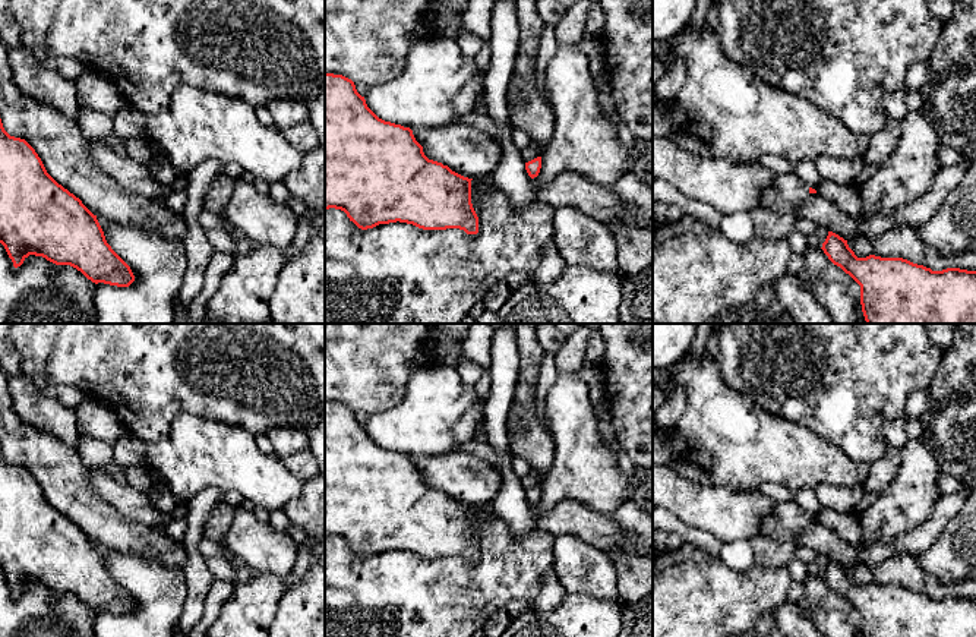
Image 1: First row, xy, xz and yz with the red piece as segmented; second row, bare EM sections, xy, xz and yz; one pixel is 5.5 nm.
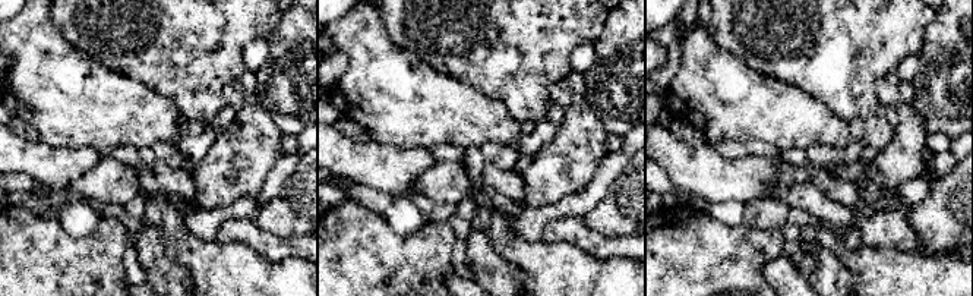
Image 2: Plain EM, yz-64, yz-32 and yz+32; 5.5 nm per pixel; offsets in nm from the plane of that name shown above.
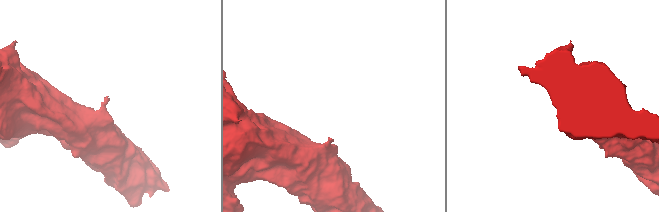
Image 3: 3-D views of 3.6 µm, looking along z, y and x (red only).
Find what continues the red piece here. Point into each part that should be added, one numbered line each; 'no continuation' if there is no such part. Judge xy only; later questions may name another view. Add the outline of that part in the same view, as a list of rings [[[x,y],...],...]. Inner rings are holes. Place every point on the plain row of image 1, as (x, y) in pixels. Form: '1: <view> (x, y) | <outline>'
no continuation

